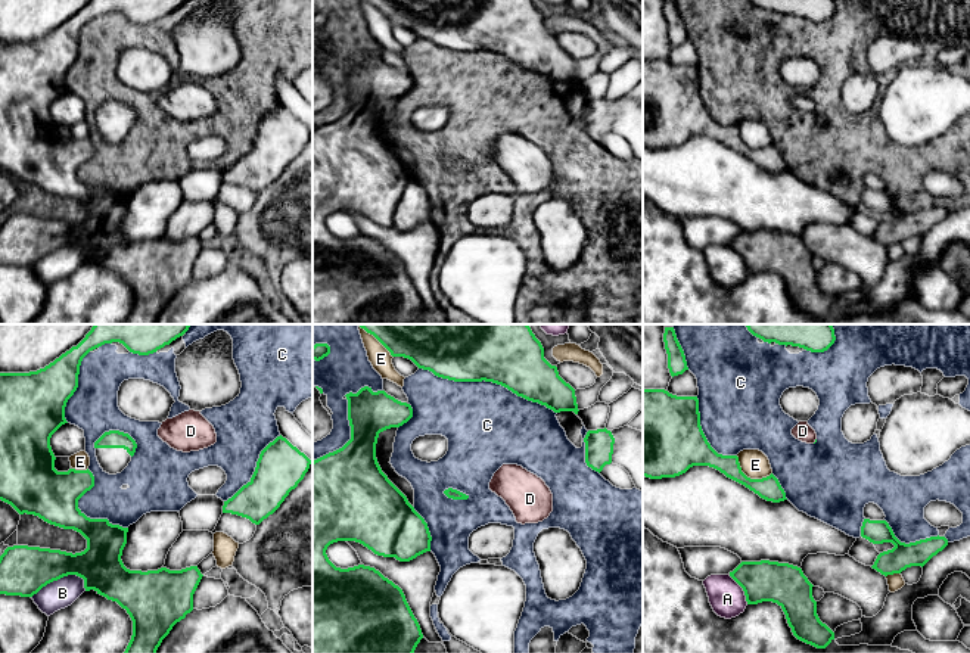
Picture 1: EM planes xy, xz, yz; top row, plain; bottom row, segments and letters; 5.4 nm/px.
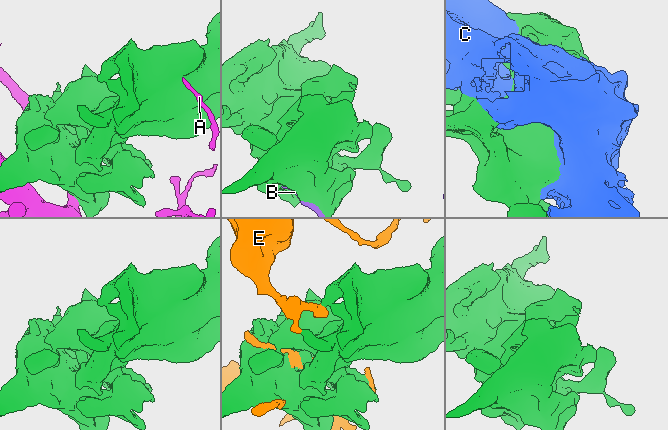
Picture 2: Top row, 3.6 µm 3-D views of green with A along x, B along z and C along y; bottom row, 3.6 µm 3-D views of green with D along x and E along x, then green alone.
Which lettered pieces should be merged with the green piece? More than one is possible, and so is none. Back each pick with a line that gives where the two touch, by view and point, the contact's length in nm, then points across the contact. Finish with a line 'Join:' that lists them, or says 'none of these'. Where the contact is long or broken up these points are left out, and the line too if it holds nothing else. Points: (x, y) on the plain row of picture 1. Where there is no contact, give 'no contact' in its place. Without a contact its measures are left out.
D: meets green in yz at (815, 111); contact 40 nm long; runs through yz (815, 109), (815, 111), (802, 100)
Join: D

